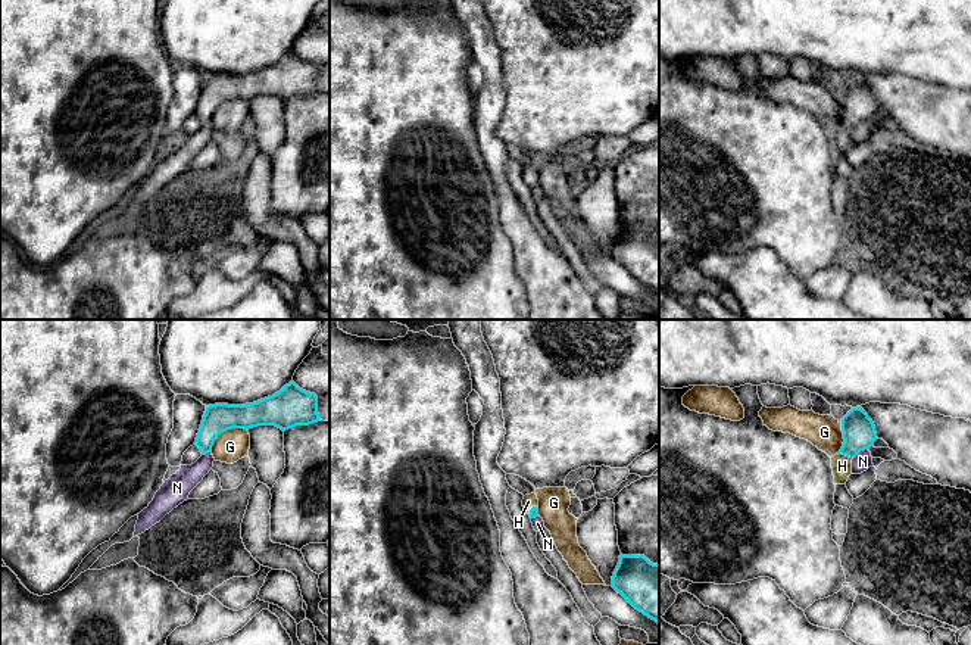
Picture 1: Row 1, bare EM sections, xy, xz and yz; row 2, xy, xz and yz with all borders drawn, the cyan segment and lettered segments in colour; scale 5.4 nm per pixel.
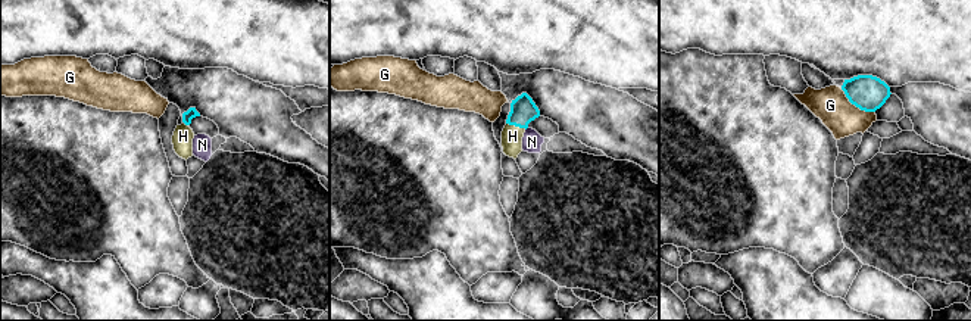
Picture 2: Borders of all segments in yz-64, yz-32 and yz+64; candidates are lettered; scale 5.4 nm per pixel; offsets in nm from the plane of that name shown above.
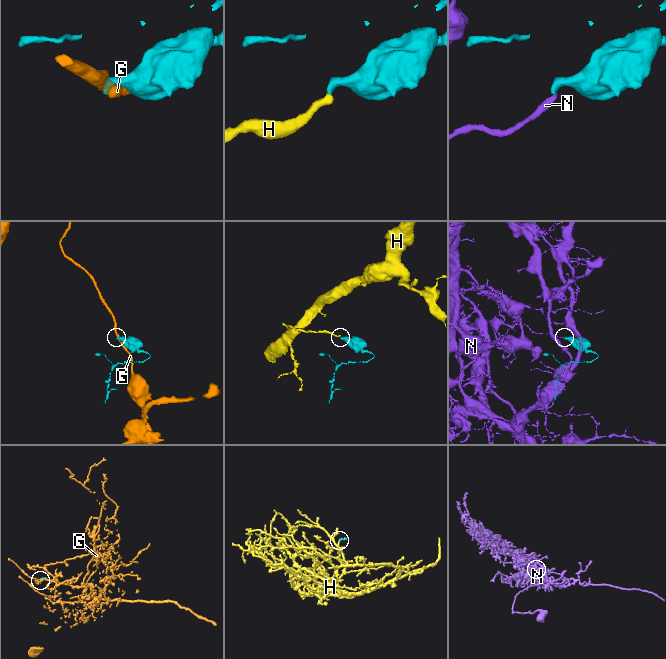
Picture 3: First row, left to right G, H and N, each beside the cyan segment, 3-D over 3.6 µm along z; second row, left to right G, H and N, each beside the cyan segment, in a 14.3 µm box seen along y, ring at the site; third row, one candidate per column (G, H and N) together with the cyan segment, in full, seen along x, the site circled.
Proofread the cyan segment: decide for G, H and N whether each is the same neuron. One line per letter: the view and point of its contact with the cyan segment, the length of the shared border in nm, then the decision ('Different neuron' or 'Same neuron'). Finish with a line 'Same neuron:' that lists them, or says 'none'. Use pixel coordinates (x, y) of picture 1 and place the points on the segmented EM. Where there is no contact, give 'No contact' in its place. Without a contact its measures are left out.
G: Touches cyan at xy (224, 430). Shared border 240 nm. Different neuron
H: Touches cyan at yz (845, 454). Shared border 90 nm. Same neuron
N: Touches cyan at yz (859, 451). Shared border 100 nm. Different neuron
Same neuron: H

